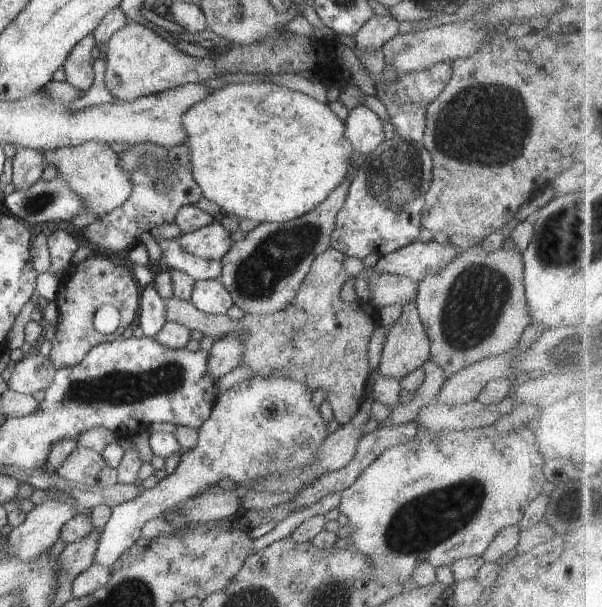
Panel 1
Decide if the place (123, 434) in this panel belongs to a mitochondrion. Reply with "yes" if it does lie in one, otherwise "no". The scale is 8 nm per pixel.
no

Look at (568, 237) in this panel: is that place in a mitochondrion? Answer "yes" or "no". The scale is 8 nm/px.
yes

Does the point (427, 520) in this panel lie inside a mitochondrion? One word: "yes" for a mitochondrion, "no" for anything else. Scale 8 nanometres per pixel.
yes

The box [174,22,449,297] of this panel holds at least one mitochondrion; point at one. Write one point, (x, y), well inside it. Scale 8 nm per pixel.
(395, 178)

